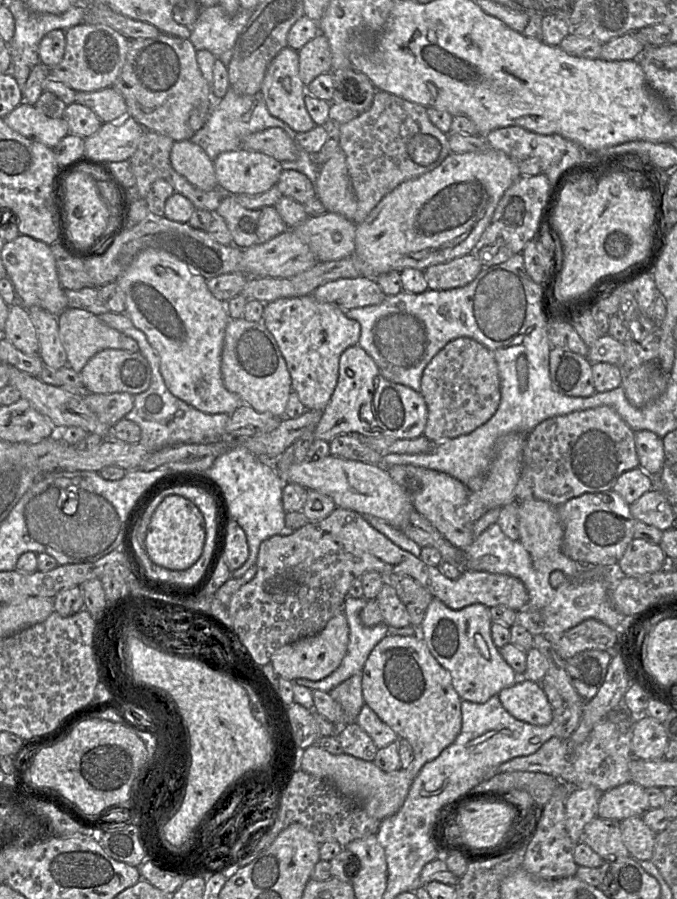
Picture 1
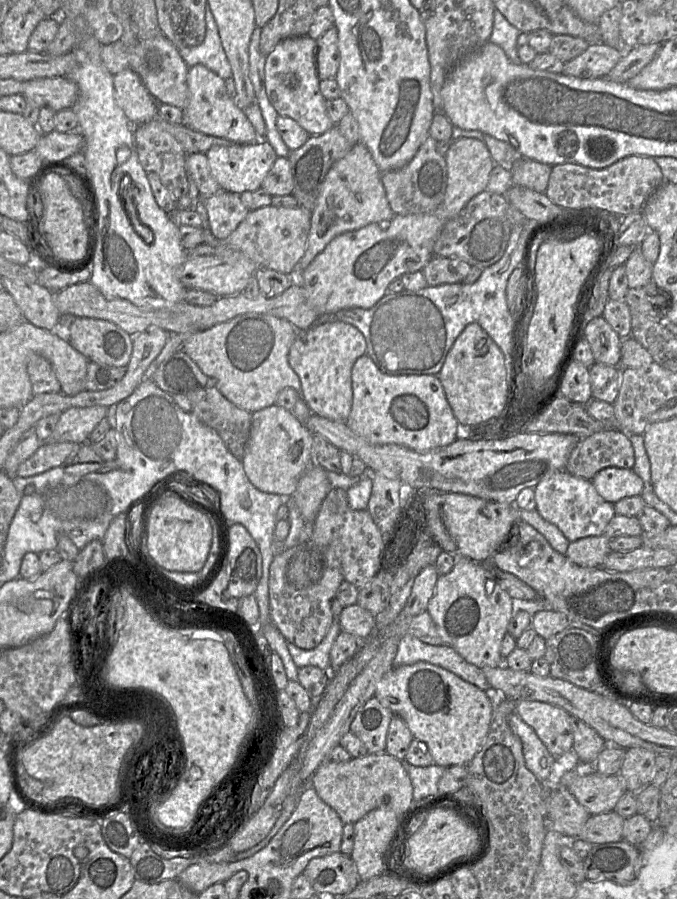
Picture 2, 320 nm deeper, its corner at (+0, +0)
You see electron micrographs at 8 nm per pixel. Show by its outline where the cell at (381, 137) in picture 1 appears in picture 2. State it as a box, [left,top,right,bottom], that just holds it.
[381,136,448,214]

